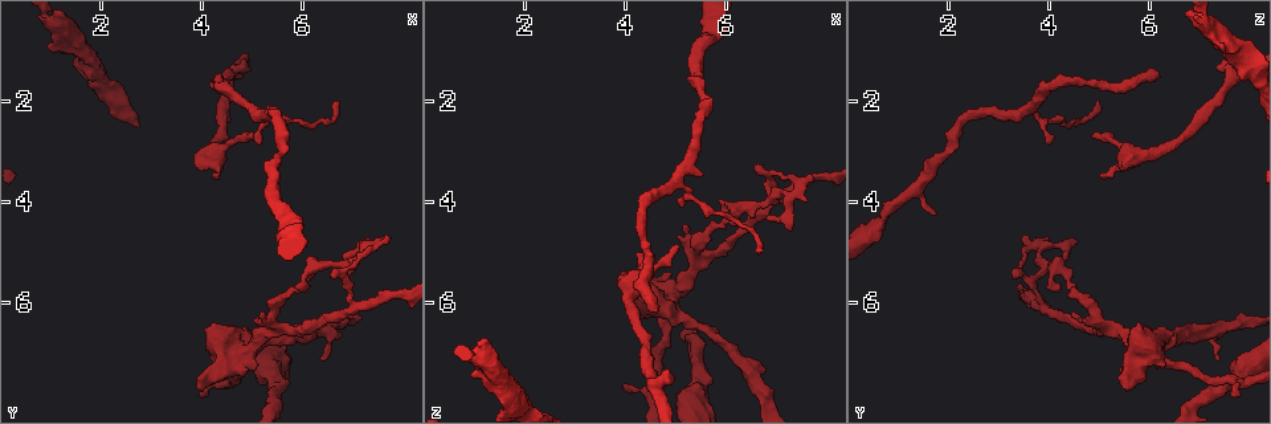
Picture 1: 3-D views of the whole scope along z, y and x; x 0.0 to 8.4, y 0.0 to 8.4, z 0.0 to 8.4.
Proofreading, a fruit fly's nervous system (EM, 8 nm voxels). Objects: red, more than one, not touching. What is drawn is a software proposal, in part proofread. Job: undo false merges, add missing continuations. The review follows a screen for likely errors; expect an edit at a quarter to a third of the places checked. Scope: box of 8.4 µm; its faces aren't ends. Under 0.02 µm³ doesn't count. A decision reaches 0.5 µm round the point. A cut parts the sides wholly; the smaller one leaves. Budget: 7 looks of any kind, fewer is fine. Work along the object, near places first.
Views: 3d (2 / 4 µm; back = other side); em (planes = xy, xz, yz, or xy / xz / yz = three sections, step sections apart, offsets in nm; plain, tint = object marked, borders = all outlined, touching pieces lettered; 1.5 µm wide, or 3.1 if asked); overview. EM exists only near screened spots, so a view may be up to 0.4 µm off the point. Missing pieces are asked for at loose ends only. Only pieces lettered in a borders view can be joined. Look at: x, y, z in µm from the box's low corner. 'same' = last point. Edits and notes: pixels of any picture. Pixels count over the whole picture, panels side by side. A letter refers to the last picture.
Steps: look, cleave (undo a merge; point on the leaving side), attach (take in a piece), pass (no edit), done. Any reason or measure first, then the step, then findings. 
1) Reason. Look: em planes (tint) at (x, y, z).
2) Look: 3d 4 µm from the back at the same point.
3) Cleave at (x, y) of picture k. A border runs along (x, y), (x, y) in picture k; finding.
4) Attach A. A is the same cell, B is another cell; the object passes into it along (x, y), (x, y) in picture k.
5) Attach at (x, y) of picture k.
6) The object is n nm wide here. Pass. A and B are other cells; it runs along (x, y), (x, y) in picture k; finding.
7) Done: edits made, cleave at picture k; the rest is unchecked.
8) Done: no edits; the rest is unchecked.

Free end. Look: em planes (plain) at (4.60, 1.40, 6.20).

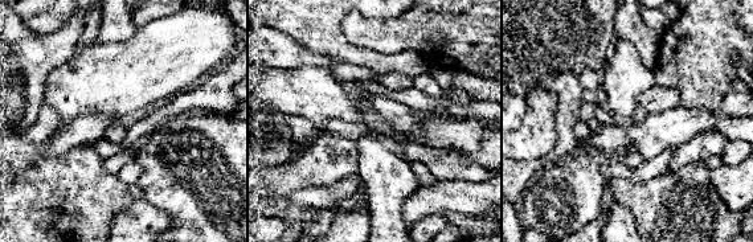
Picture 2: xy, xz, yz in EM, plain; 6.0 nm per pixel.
Look: em planes (tint) at the same point.

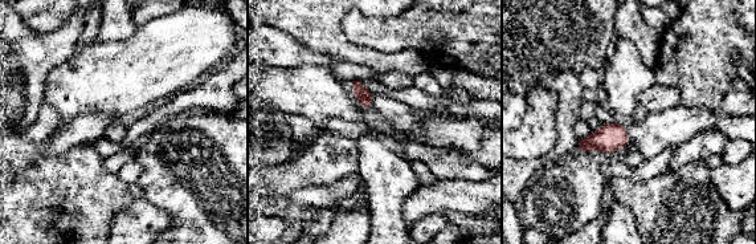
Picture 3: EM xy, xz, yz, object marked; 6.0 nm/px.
See the neighbours. Look: em planes (borders) at the same point.

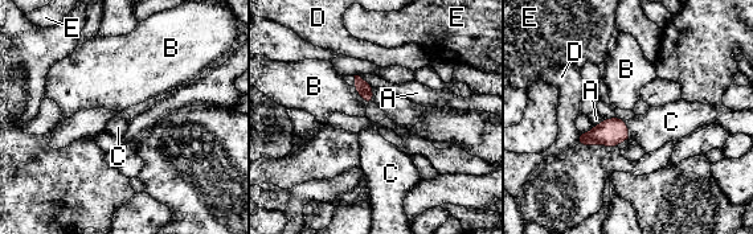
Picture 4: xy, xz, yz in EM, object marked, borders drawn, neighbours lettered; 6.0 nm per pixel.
Attach C. C is the same cell, A, B, D and E are other cells; the object passes into it along (610, 132), (627, 130), (666, 123) in picture 4; the cell continues.

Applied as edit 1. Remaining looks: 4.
Look: overview.

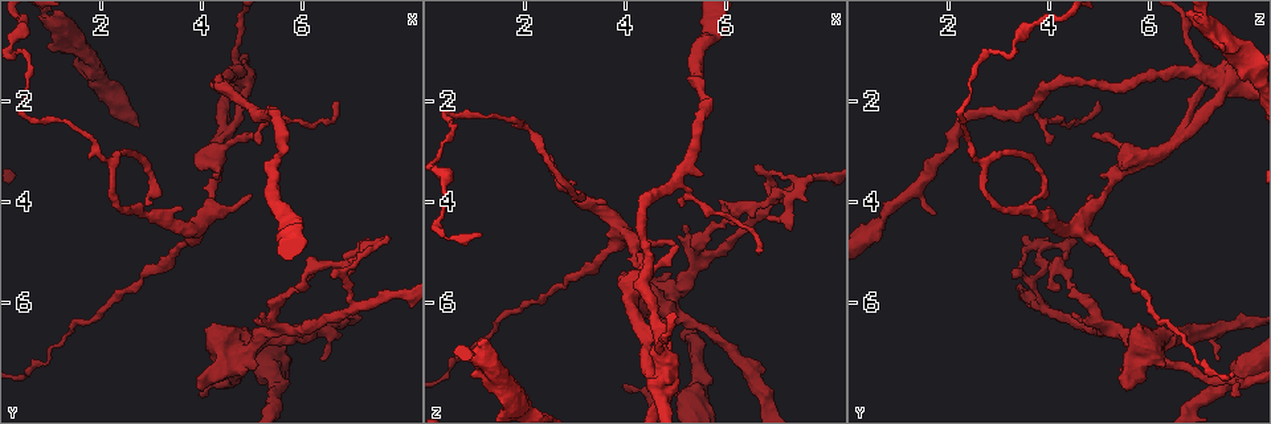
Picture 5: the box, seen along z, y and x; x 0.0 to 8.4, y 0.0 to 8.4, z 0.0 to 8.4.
Narrows sharply. Look: 3d 4 µm at (5.90, 5.60, 4.45).

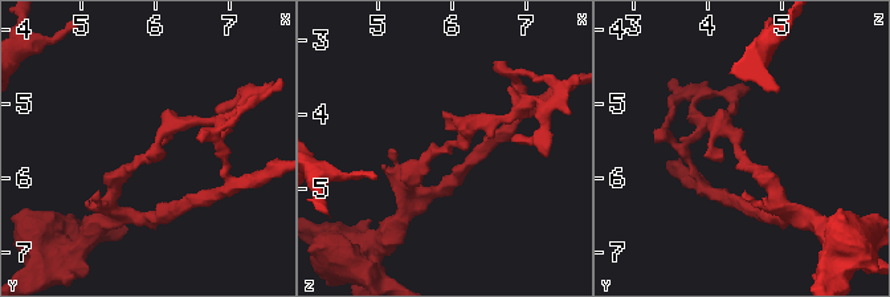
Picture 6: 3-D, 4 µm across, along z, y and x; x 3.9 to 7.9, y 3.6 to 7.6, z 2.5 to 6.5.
The arms are 200, 200 nm wide. Look: em planes (tint) at (5.95, 5.60, 4.40).

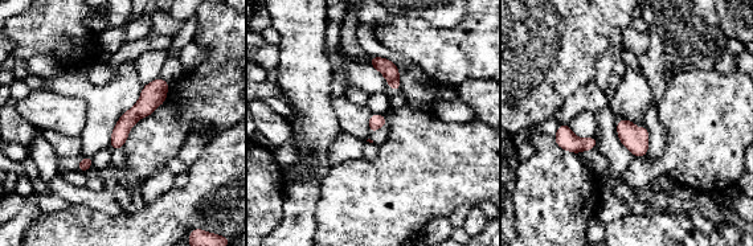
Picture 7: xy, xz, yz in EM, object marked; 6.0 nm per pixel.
Look: em planes (borders) at the same point.

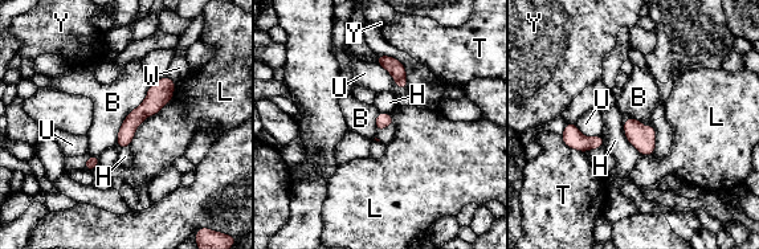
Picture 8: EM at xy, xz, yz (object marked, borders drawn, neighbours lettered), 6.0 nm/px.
Pass. B, H, L, T, U, W and Y are other cells; all the same cell.

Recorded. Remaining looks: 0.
Done: edits made, attach at picture 4; the rest is unchecked.

